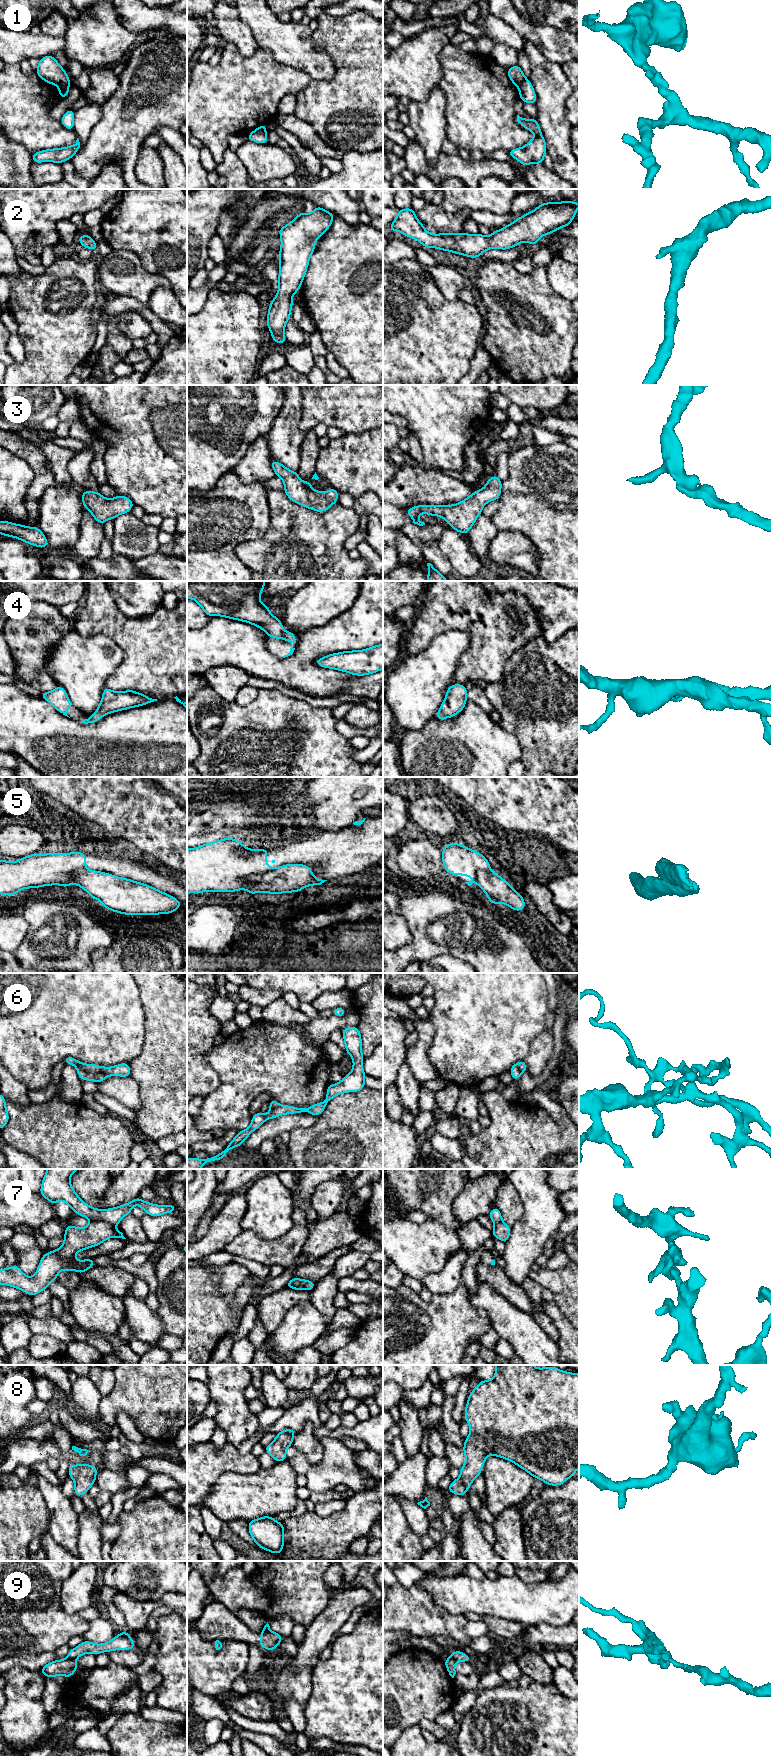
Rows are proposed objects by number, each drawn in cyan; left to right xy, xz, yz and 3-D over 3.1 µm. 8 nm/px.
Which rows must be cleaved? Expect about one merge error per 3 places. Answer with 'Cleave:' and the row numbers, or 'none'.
Cleave: 1, 5, 6, 7, 9

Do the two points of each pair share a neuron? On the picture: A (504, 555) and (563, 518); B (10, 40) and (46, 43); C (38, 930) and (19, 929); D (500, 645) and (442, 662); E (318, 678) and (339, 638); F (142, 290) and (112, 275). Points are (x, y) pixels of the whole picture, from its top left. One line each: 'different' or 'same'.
A: different
B: same
C: different
D: different
E: same
F: same

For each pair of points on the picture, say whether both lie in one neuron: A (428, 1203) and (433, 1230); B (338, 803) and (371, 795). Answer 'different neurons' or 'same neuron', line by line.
A: different neurons
B: same neuron

